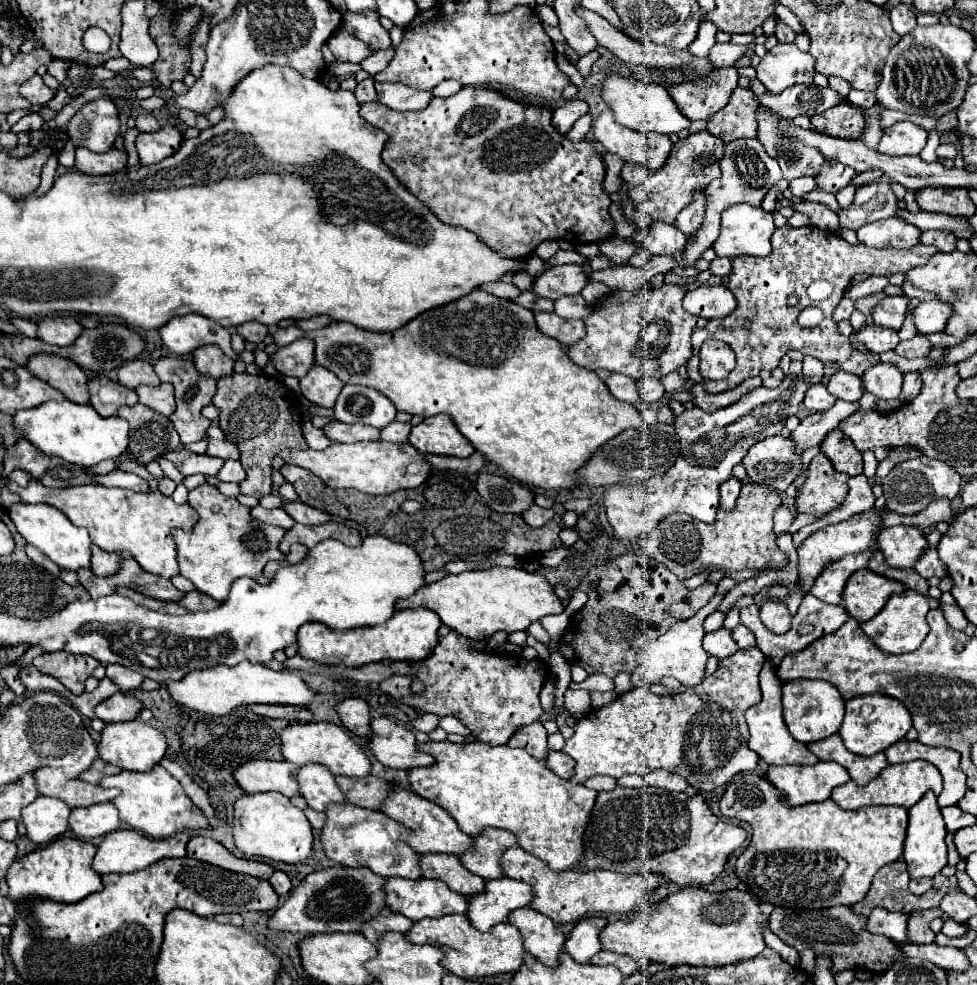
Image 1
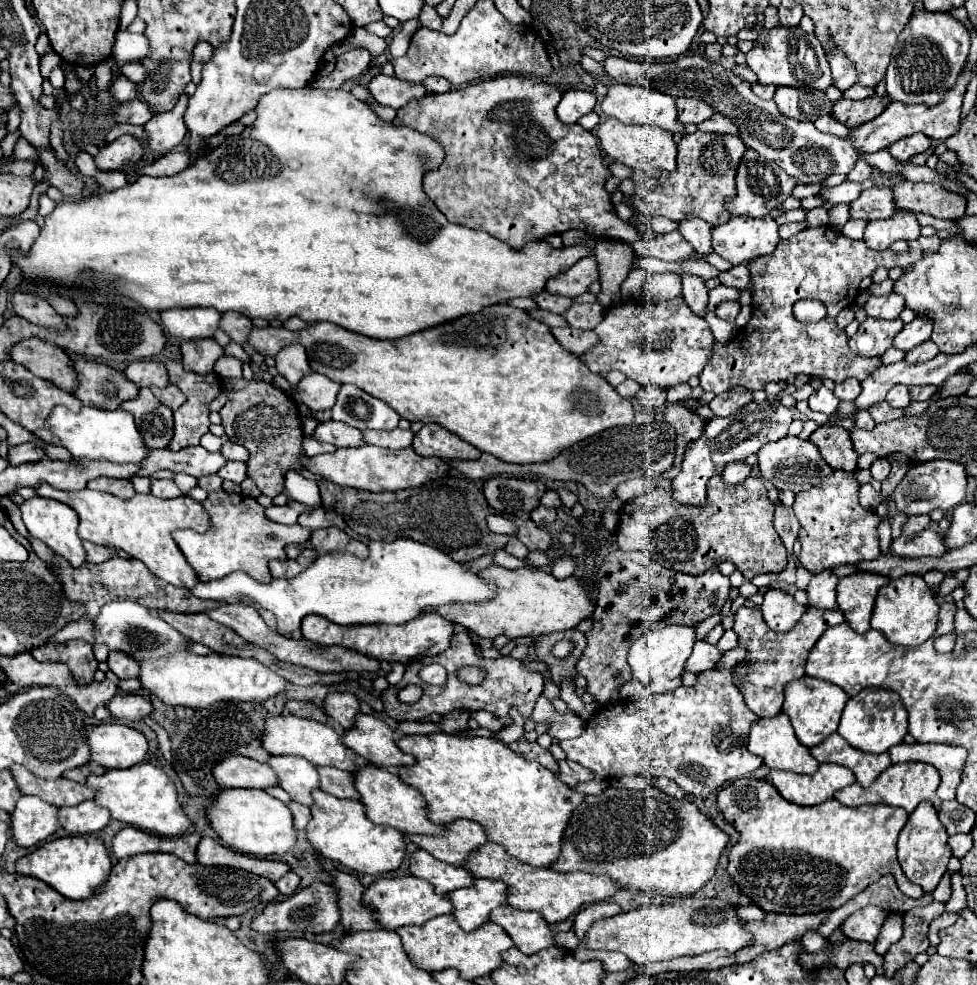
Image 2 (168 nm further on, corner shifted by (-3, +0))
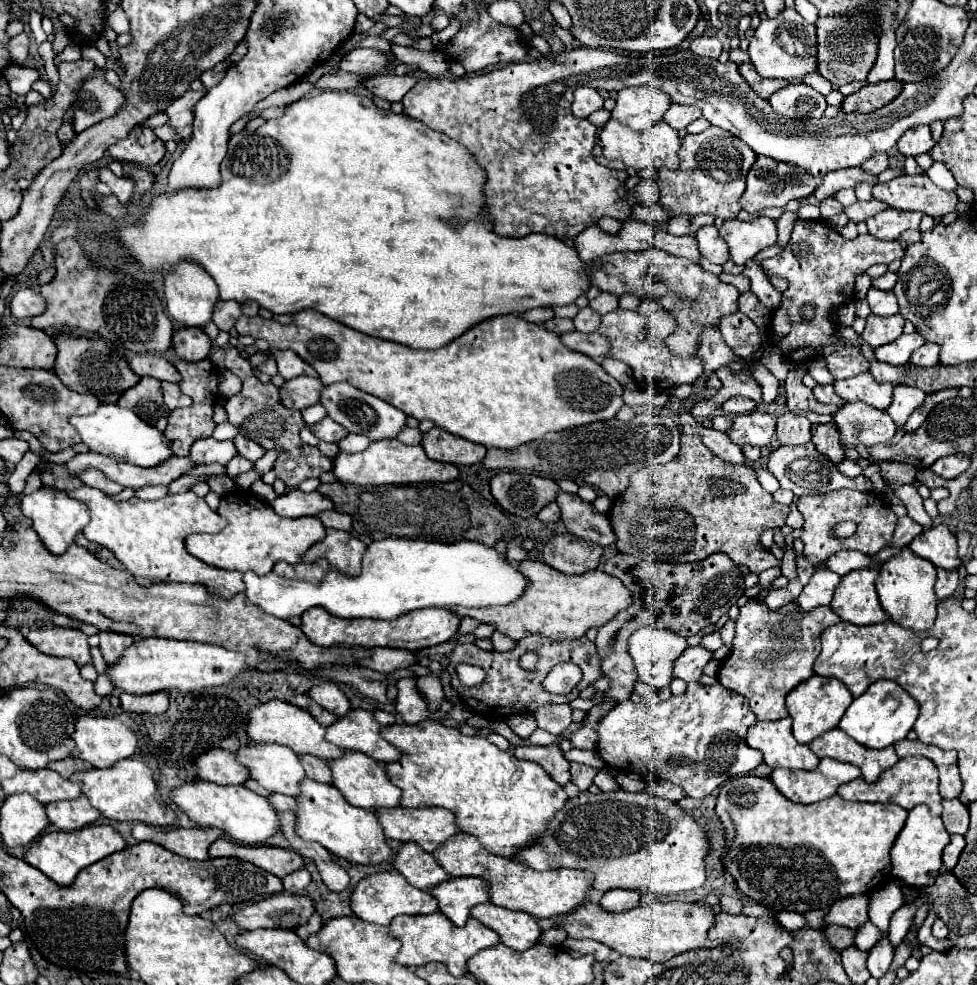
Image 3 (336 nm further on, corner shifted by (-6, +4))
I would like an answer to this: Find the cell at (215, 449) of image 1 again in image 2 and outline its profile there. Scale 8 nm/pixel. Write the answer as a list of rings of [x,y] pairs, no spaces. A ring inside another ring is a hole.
[[[225,440],[223,446],[221,446],[221,454],[227,458],[227,460],[239,460],[239,462],[247,462],[249,454],[243,446],[231,442],[231,440]]]

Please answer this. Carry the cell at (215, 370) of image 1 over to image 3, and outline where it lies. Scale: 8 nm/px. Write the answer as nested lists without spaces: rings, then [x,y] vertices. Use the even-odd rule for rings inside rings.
[[[180,328],[172,336],[172,346],[182,360],[198,362],[198,360],[204,360],[208,356],[212,342],[204,334],[202,328],[200,330],[198,328]]]

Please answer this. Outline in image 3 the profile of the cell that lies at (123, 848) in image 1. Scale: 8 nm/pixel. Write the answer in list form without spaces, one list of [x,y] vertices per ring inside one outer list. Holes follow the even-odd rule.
[[[136,824],[132,836],[140,842],[156,842],[166,850],[190,858],[190,860],[206,860],[208,848],[212,842],[224,836],[220,828],[154,828],[148,824]]]

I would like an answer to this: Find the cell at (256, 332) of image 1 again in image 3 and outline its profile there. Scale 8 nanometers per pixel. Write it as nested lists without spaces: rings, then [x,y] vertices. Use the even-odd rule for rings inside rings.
[[[218,300],[216,306],[214,306],[214,312],[212,312],[212,322],[220,328],[220,330],[232,330],[236,320],[240,318],[240,304],[234,302],[234,300]]]

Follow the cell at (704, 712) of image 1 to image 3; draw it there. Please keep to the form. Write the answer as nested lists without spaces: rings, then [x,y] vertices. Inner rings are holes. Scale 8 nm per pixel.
[[[690,682],[686,694],[672,696],[666,702],[658,704],[634,704],[632,700],[624,700],[616,704],[596,726],[598,732],[598,752],[600,758],[618,770],[640,774],[644,780],[662,778],[670,780],[684,790],[690,798],[706,798],[712,794],[722,782],[732,776],[742,776],[754,770],[762,762],[762,754],[752,750],[746,744],[746,732],[756,724],[754,712],[748,706],[748,700],[716,682],[714,686],[702,686],[698,682]]]

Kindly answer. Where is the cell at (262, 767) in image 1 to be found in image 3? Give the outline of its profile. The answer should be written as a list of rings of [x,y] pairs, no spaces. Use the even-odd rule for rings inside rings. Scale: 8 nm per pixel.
[[[208,750],[194,760],[194,770],[200,780],[216,784],[244,784],[250,774],[236,762],[236,756],[230,750]]]

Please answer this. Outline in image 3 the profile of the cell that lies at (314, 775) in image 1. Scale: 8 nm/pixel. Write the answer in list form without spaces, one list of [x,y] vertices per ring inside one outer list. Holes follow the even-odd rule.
[[[248,744],[240,746],[236,760],[246,766],[250,776],[270,792],[296,796],[298,784],[306,778],[298,754],[280,744]]]

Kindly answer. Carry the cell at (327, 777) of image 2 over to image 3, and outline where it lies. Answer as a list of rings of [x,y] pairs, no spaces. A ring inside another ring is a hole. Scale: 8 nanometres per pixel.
[[[300,756],[300,764],[304,766],[304,772],[308,778],[316,780],[316,782],[326,782],[330,784],[330,770],[328,764],[316,756]]]

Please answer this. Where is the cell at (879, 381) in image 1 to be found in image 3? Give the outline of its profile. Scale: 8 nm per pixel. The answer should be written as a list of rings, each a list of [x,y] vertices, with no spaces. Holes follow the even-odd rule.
[[[896,386],[894,388],[892,406],[886,412],[892,416],[896,428],[902,428],[906,424],[908,416],[924,404],[924,398],[926,398],[926,394],[922,390],[916,390],[910,386]]]

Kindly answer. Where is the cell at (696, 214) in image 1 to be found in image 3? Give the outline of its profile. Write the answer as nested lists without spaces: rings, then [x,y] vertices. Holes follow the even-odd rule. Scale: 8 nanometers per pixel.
[[[702,226],[698,228],[698,232],[694,234],[698,240],[698,248],[700,254],[710,260],[712,264],[724,264],[730,260],[730,252],[728,252],[728,244],[724,244],[724,240],[718,234],[718,228],[712,226]]]

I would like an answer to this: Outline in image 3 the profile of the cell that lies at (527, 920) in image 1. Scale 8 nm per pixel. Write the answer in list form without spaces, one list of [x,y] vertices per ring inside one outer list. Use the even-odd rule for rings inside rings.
[[[492,902],[474,906],[470,912],[472,918],[488,926],[500,936],[500,942],[516,952],[528,950],[540,938],[540,928],[536,918],[526,912],[510,912],[508,908],[494,906]]]

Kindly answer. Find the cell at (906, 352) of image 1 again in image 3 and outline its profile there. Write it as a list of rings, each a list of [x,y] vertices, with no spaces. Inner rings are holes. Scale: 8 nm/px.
[[[926,342],[918,350],[914,350],[910,362],[916,364],[916,366],[936,366],[940,362],[938,354],[940,354],[940,346],[936,346],[932,342]]]

